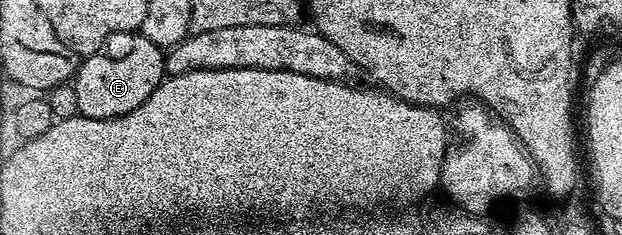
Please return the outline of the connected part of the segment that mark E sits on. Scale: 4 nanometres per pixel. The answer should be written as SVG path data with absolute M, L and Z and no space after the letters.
M138 39L138 44L130 52L122 56L105 56L98 54L86 56L78 63L77 75L73 77L71 86L75 90L77 111L87 118L119 118L123 114L131 114L135 106L143 106L147 98L151 98L167 73L165 70L166 53L150 40Z

